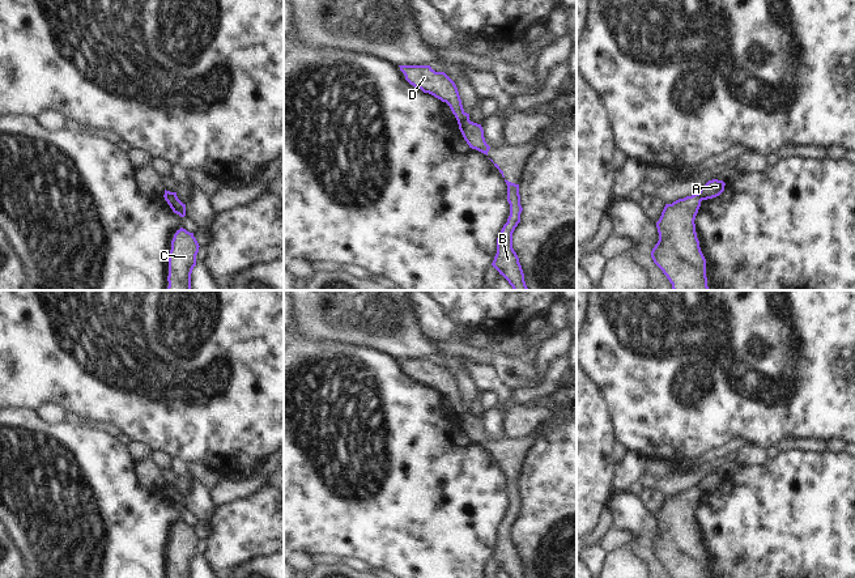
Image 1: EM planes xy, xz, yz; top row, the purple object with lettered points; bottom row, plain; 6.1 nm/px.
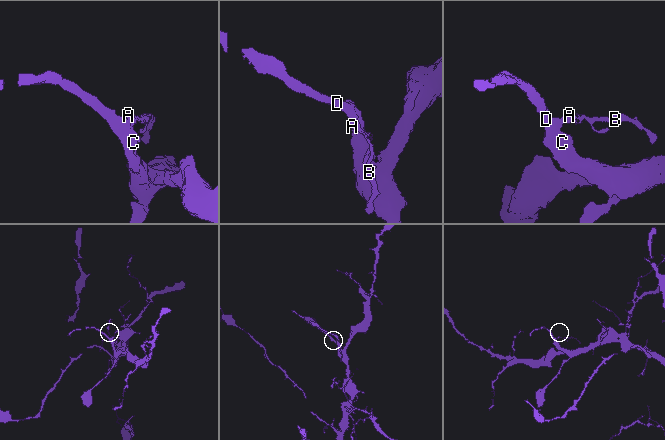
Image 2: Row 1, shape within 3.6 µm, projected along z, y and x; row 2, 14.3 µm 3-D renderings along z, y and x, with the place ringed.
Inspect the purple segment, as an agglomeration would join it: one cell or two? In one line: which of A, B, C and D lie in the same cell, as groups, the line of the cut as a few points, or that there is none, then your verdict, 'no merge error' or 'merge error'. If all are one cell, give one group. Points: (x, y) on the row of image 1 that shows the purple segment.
A B / C D; cut in xz along (468, 118), (458, 122); merge error

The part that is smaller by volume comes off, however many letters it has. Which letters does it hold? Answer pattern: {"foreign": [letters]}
{"foreign": ["A", "B"]}

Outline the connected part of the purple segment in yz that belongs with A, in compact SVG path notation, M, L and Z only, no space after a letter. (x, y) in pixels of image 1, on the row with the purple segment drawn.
M709 180L698 192L701 200L707 200L719 196L724 191L726 183L723 180Z

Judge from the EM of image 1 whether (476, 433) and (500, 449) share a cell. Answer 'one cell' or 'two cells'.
one cell

